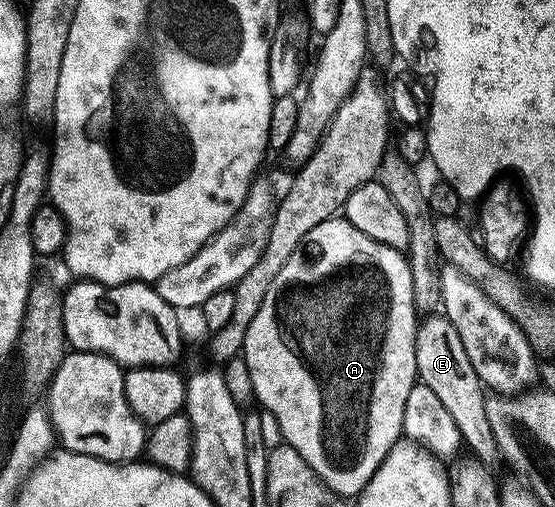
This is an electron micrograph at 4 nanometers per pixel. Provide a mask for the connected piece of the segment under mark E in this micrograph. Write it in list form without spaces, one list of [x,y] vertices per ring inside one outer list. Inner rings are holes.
[[[434,314],[419,323],[416,364],[419,383],[428,386],[432,394],[443,403],[448,414],[451,414],[461,432],[463,445],[466,446],[469,442],[488,442],[491,417],[486,416],[483,385],[472,370],[456,328],[445,315]]]

